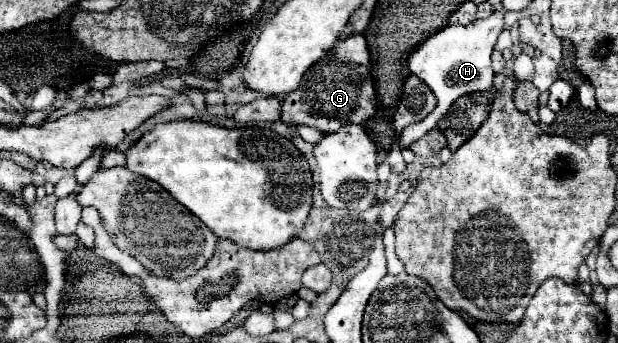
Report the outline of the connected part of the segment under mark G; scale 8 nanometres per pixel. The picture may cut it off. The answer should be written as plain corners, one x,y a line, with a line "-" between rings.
361,33
337,41
337,45
307,69
301,85
283,99
281,121
287,125
307,125
325,133
335,133
343,125
363,125
375,115
375,87
371,75
371,55

